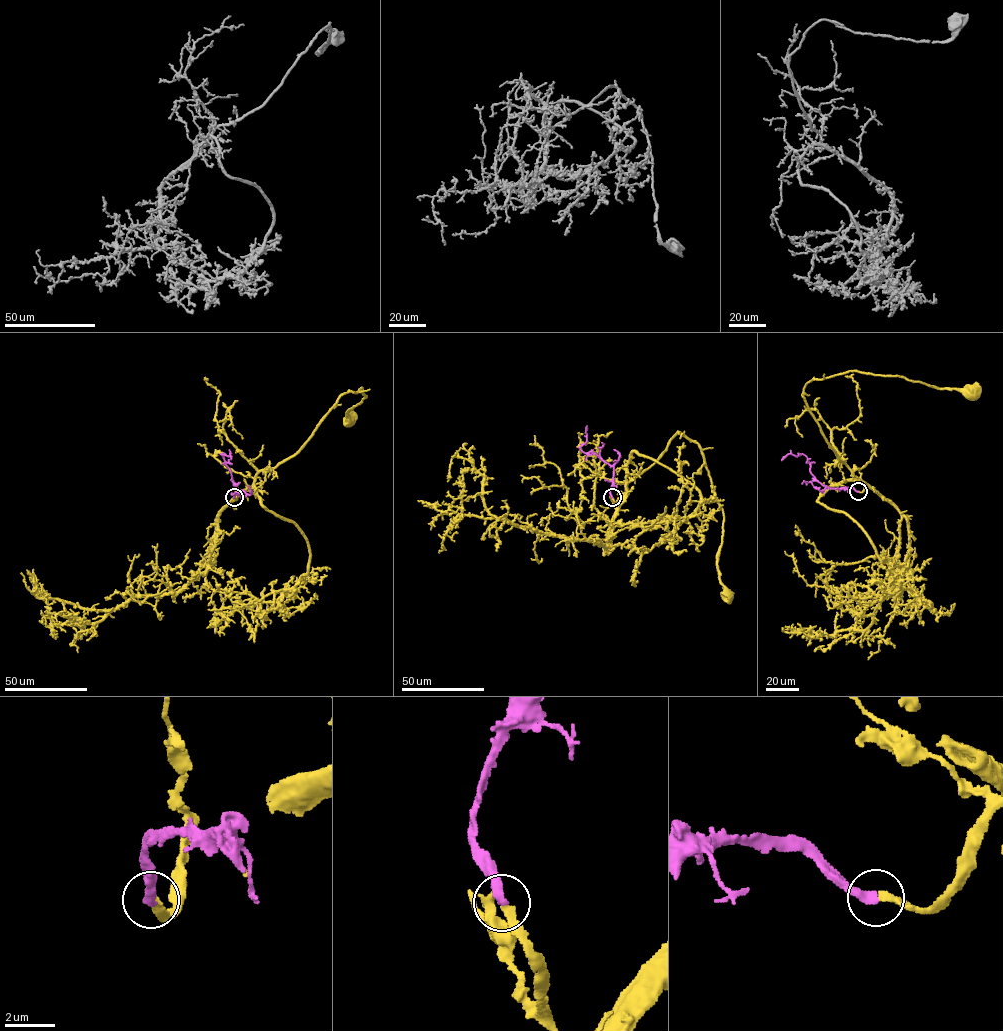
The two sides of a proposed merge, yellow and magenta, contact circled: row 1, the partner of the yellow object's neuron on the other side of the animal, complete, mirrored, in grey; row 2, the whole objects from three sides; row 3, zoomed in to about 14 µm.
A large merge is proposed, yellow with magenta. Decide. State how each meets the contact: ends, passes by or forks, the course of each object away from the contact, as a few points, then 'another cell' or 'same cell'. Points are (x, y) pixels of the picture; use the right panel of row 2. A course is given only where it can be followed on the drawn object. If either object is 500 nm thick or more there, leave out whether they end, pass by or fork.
yellow ends | magenta ends | yellow via (858, 491), (869, 485), (856, 478), (825, 438), (802, 396), (807, 383), (855, 371), (973, 390) | magenta via (858, 491), (823, 485), (810, 471), (810, 463), (803, 454), (788, 454), (781, 460) | same cell

